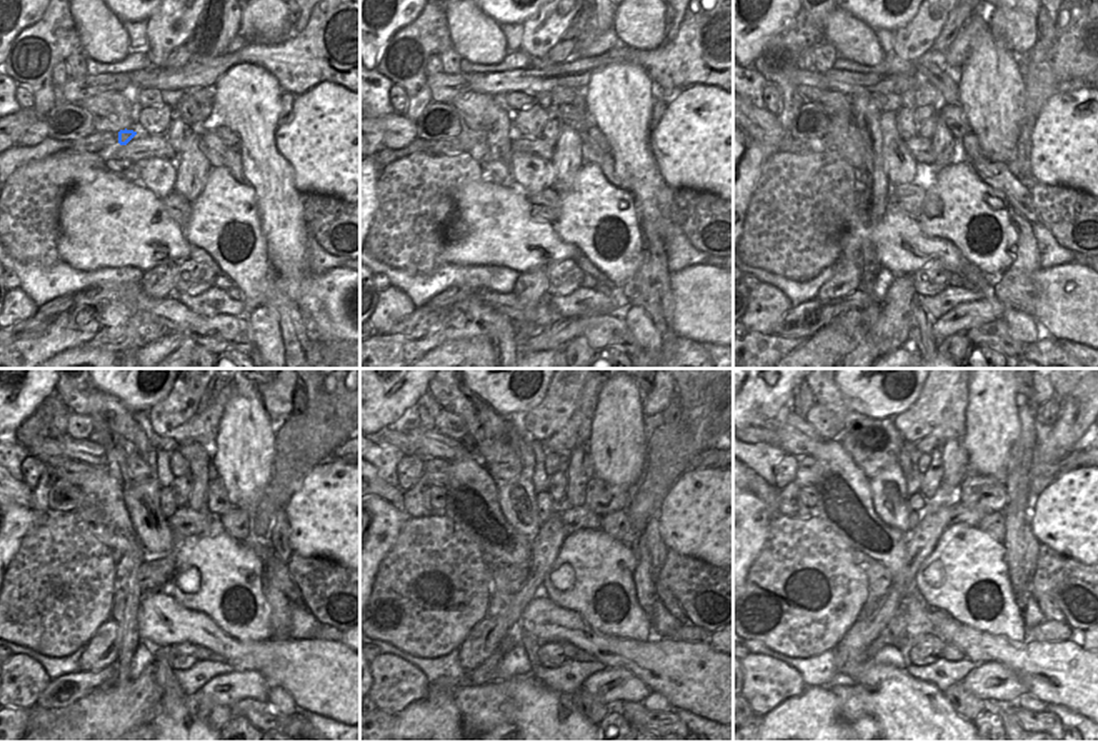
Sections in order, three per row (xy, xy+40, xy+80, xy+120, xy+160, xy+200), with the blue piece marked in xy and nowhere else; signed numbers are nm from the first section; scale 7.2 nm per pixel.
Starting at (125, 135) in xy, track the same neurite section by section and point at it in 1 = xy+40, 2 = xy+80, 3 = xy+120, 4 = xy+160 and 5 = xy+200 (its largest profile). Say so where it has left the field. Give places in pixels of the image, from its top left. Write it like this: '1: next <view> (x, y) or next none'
1: next xy+40 (499, 120)
2: next xy+80 (867, 112)
3: next xy+120 (127, 594)
4: next xy+160 (500, 597)
5: next xy+200 (872, 601)

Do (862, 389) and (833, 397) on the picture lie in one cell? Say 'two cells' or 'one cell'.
two cells

